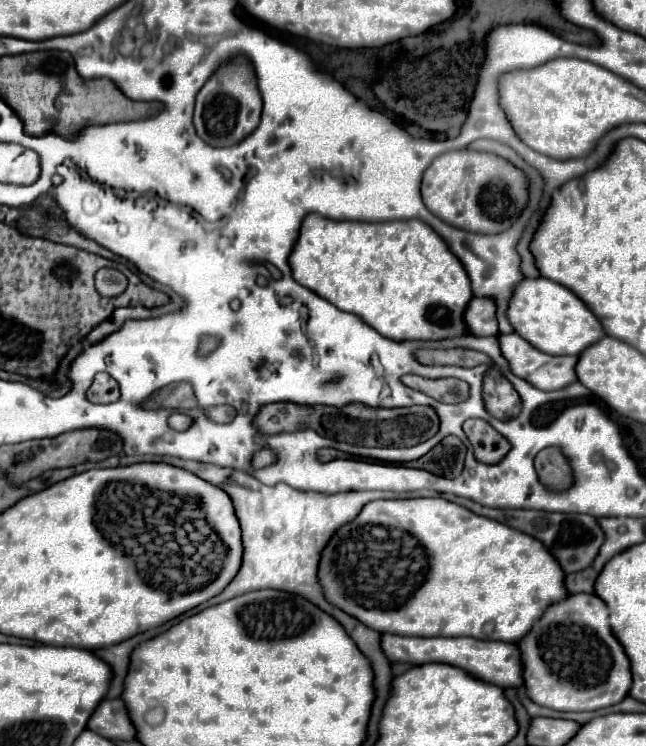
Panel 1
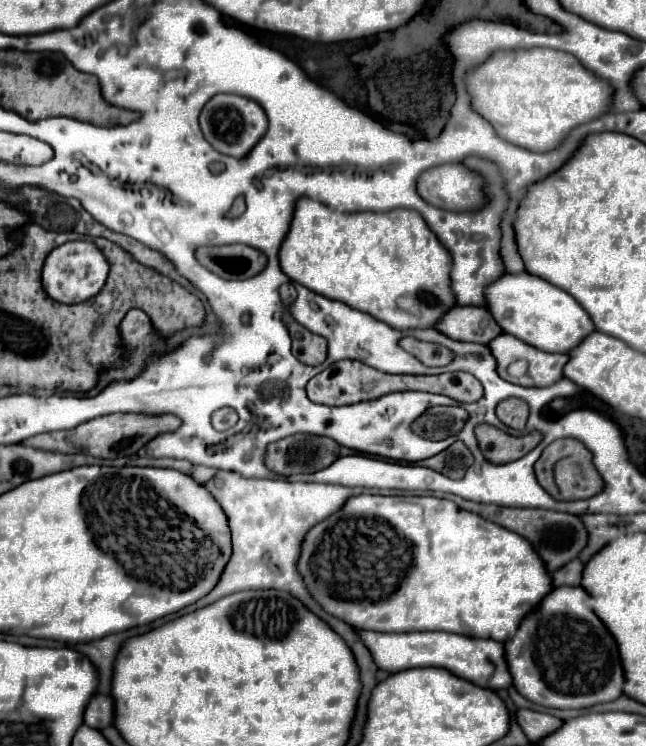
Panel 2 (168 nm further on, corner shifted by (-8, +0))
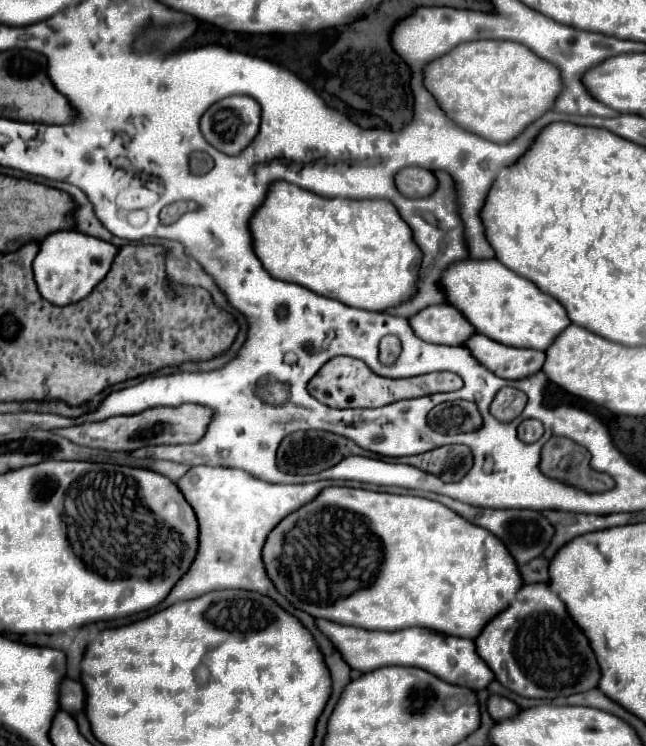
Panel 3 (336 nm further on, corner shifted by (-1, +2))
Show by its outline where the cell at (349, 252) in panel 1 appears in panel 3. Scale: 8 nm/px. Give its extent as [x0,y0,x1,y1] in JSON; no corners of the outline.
[249,181,421,311]

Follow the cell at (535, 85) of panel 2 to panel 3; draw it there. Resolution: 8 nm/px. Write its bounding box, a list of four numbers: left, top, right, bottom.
[423,39,563,143]

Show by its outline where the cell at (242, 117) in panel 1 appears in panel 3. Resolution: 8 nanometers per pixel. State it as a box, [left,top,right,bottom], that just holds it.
[201,97,261,155]

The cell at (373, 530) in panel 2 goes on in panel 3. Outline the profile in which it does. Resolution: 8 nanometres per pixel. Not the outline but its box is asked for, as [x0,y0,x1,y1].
[261,487,523,639]

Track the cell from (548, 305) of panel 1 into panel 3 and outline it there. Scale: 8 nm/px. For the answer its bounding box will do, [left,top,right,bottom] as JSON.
[441,259,569,351]

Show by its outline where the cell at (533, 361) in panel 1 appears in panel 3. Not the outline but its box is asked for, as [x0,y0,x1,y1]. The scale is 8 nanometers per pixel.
[465,333,545,379]

